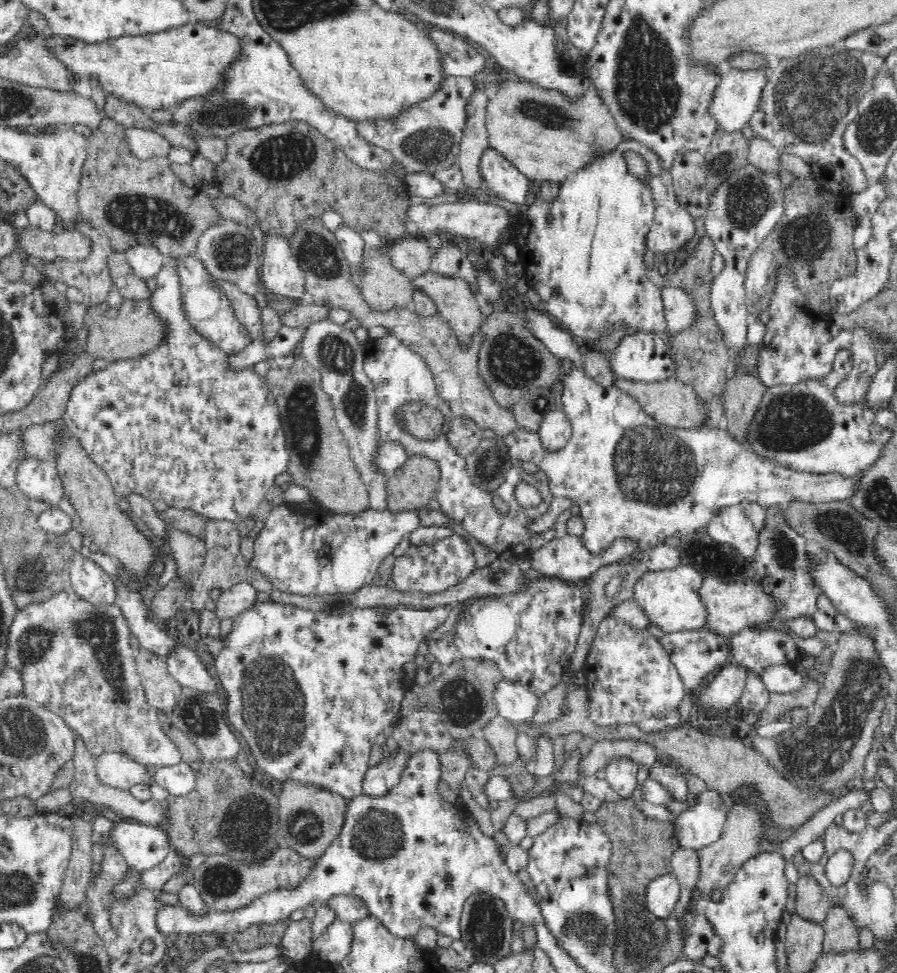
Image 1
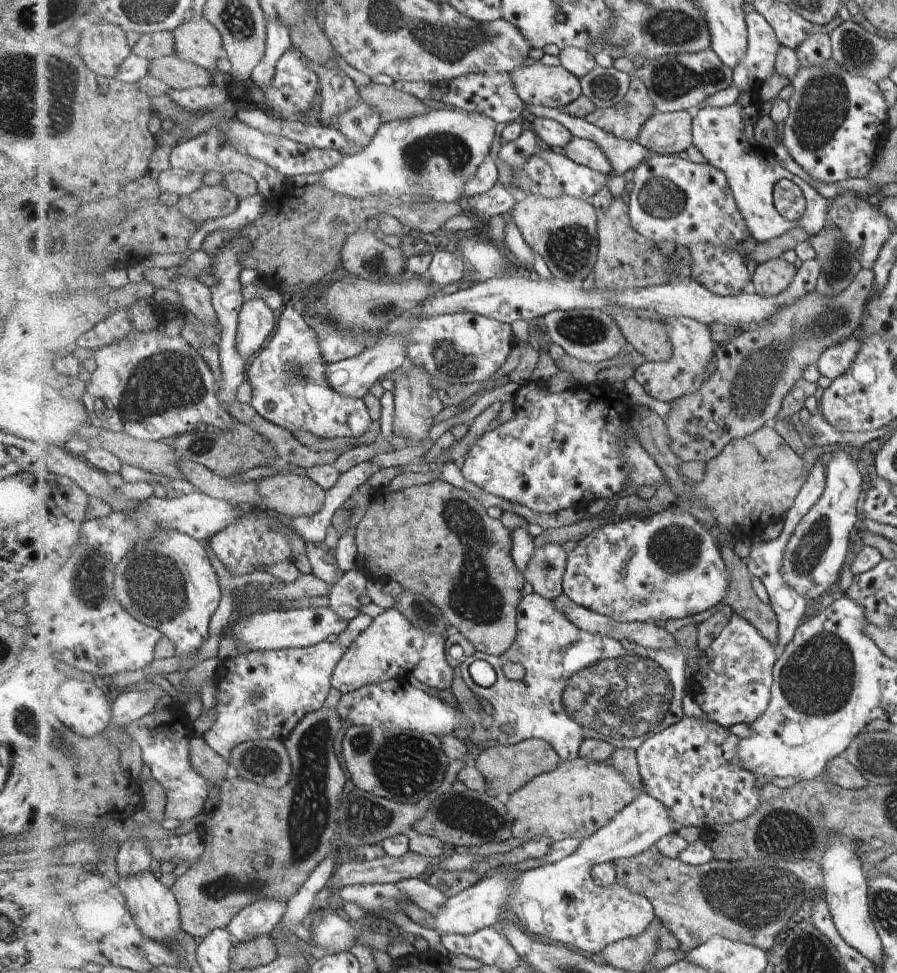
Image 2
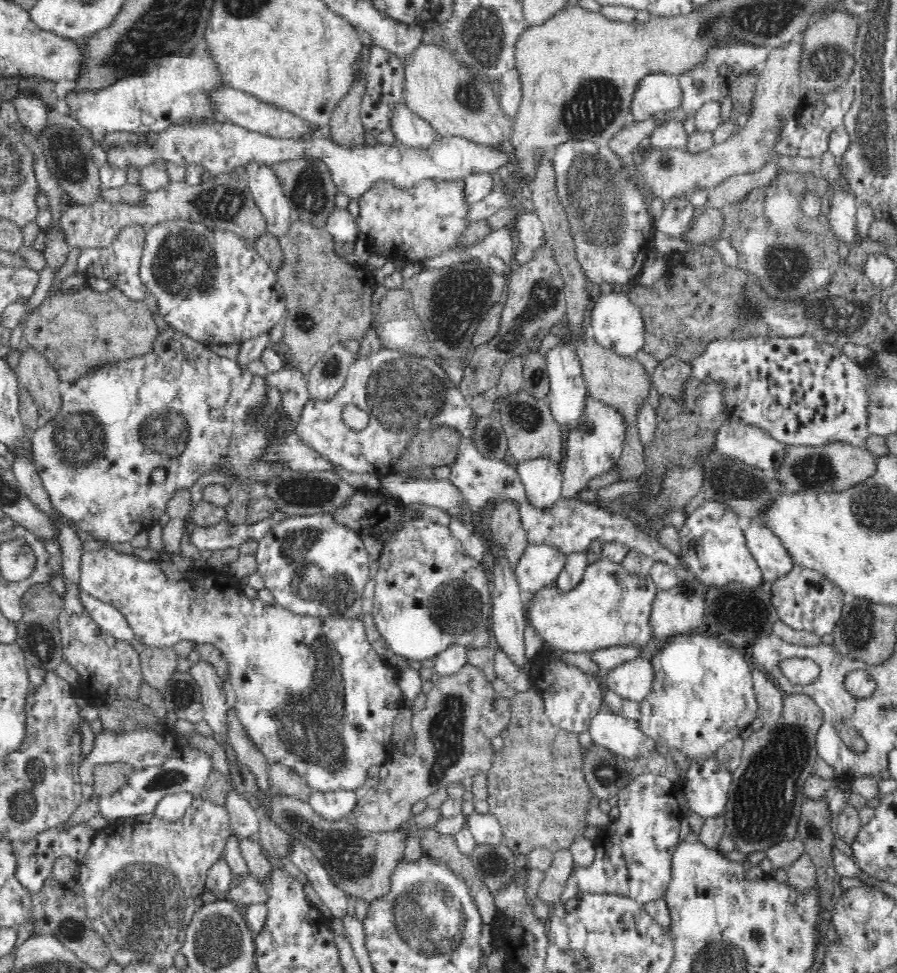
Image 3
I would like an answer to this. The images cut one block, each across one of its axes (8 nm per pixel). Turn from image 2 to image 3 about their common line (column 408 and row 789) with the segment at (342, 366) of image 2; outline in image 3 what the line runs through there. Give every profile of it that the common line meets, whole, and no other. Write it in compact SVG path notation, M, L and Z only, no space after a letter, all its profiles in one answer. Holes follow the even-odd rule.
M339 789L338 791L322 793L321 791L312 790L308 803L319 815L337 821L346 817L358 804L356 791Z

